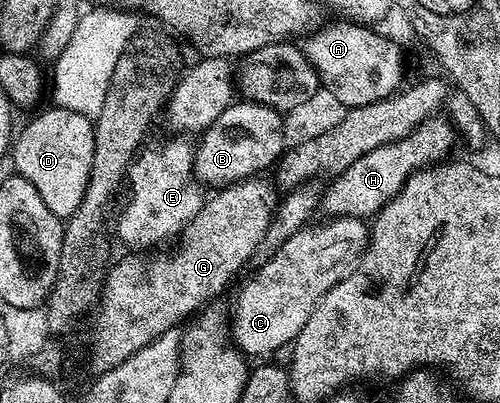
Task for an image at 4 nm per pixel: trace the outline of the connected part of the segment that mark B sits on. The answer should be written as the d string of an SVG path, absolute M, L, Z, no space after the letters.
M239 99L221 115L201 135L203 142L195 148L195 175L204 186L222 187L246 181L249 177L260 176L276 164L285 152L283 140L282 112L260 102Z

